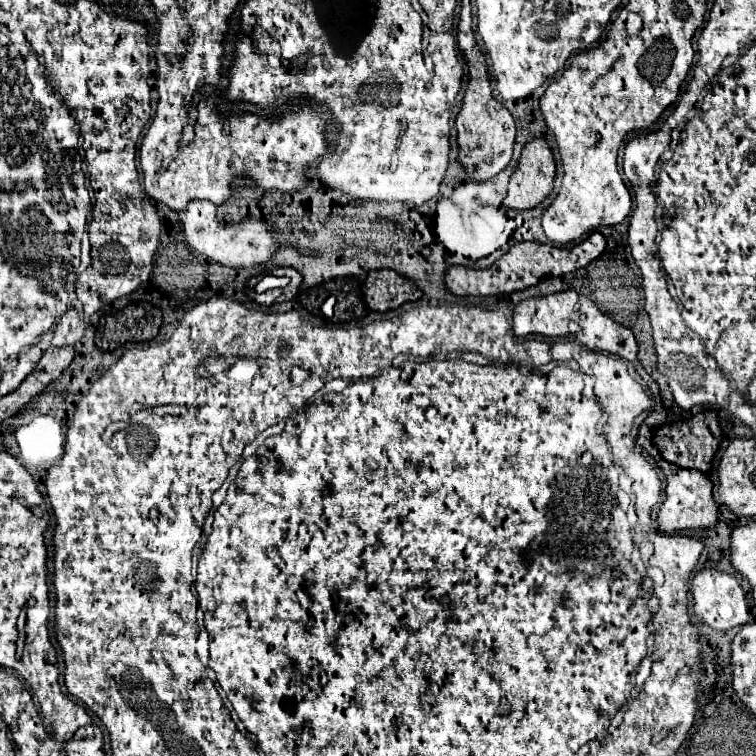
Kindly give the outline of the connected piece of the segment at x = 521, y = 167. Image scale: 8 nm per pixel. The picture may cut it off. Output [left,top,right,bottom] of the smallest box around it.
[503,138,555,210]

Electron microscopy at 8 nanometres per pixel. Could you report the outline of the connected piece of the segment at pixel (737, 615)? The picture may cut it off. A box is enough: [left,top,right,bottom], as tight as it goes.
[691,568,749,630]

